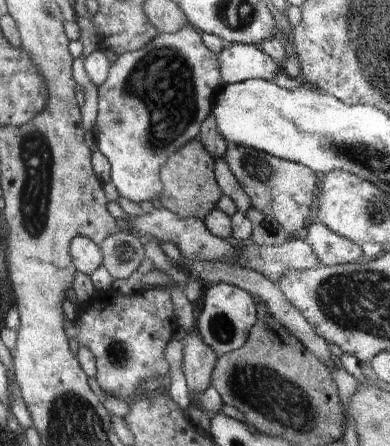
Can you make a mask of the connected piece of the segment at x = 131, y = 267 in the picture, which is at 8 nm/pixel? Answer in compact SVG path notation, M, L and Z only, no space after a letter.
M128 231L110 235L100 243L103 265L114 280L128 278L138 270L145 256L144 243L140 235Z

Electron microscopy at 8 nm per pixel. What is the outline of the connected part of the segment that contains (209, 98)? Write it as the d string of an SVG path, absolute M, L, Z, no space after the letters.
M190 24L173 33L159 33L140 50L125 52L111 64L106 82L97 88L94 135L97 150L110 162L111 182L119 196L140 205L163 195L160 167L189 140L197 138L201 122L213 112L214 100L223 85L218 54L202 43L201 33Z

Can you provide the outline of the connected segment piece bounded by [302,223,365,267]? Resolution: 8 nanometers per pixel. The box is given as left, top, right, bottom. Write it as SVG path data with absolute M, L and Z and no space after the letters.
M309 223L302 237L325 267L365 259L361 245L332 232L322 223Z

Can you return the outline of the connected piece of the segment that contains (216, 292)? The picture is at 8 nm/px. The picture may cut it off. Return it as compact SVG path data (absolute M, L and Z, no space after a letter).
M230 283L206 286L202 298L201 311L195 325L202 340L218 357L244 346L250 331L257 323L258 301L249 292Z

